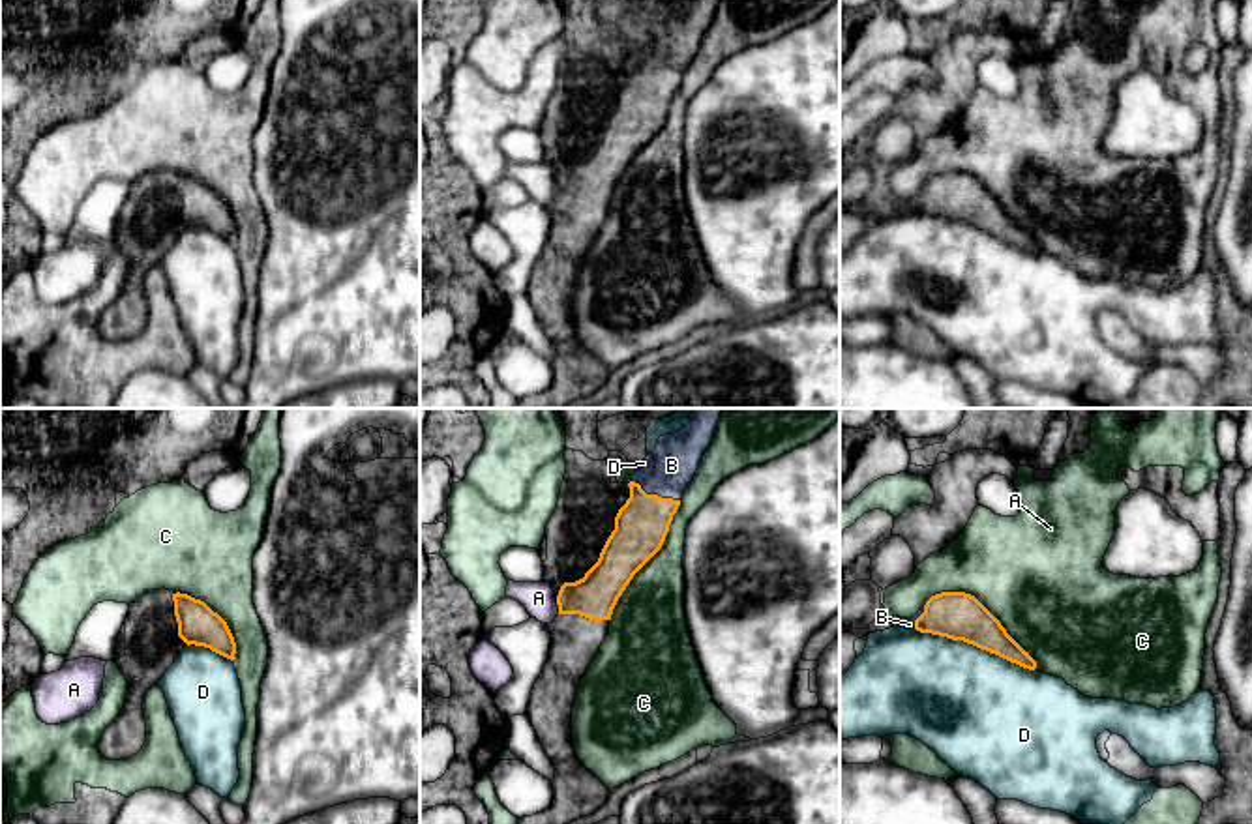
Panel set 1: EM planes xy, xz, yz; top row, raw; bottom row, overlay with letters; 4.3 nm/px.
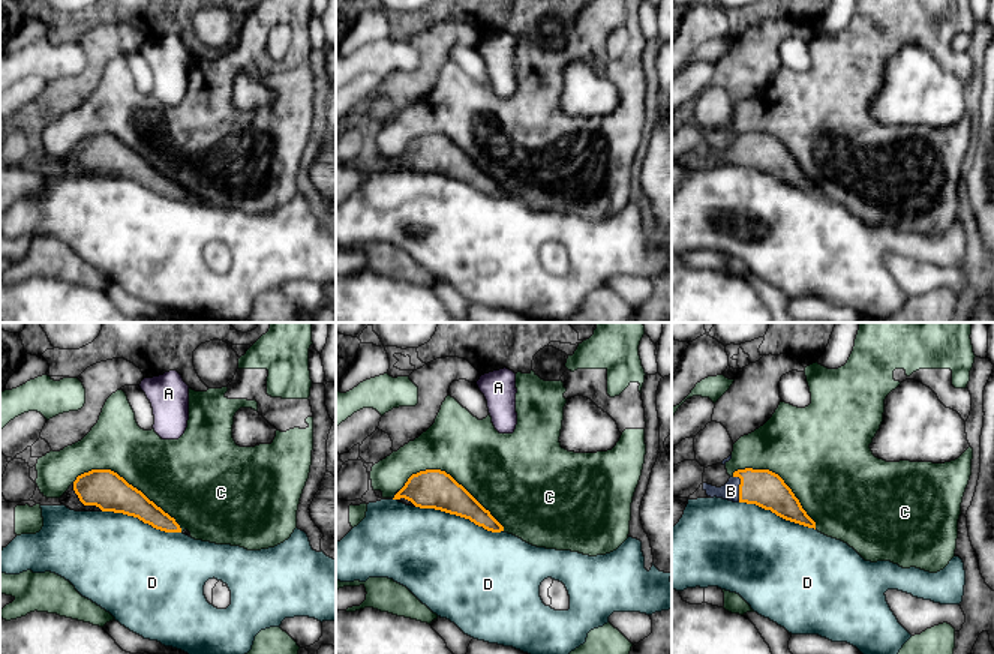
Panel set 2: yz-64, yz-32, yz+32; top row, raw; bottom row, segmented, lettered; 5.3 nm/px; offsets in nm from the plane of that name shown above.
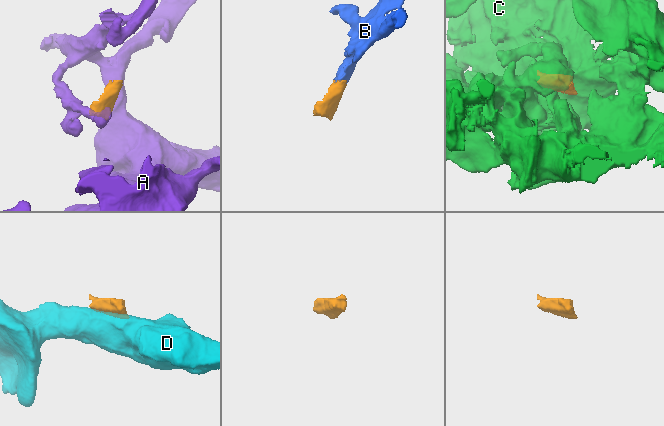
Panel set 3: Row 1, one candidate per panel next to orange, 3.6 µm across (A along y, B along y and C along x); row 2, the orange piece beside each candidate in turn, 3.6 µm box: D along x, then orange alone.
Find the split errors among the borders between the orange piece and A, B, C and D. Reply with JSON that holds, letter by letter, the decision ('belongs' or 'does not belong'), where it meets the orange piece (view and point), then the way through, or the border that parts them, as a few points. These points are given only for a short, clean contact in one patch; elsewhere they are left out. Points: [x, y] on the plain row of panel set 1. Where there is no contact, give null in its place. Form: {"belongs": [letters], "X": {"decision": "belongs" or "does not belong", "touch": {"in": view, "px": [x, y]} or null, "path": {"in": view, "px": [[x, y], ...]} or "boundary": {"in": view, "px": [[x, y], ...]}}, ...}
{"belongs": ["B"], "A": {"decision": "does not belong", "touch": {"in": "xz", "px": [557, 184]}, "boundary": {"in": "xz", "px": [[555, 178], [559, 193]]}}, "B": {"decision": "belongs", "touch": {"in": "xz", "px": [656, 75]}, "path": {"in": "xz", "px": [[641, 105], [656, 75], [671, 45]]}}, "C": {"decision": "does not belong", "touch": {"in": "yz", "px": [984, 188]}}, "D": {"decision": "does not belong", "touch": {"in": "yz", "px": [975, 225]}}}

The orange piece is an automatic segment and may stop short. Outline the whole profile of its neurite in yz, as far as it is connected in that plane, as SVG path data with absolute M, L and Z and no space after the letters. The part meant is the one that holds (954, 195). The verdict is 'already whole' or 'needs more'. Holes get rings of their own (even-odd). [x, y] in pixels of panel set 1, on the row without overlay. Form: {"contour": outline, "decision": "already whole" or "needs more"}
{"contour": "M941 172L902 208L963 221L995 234L1023 249L1035 251L1036 242L1001 206L1001 202L971 174Z", "decision": "needs more"}

